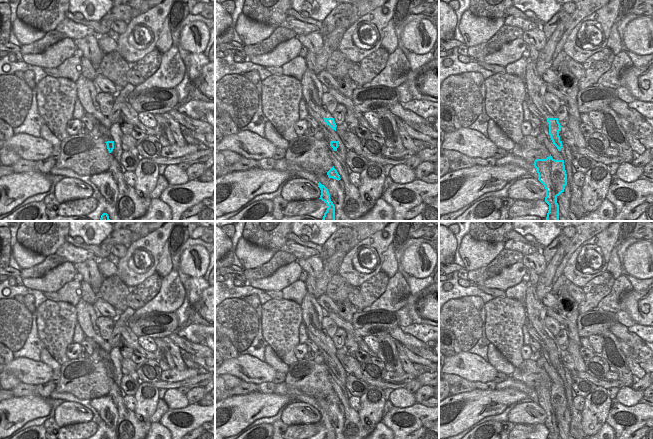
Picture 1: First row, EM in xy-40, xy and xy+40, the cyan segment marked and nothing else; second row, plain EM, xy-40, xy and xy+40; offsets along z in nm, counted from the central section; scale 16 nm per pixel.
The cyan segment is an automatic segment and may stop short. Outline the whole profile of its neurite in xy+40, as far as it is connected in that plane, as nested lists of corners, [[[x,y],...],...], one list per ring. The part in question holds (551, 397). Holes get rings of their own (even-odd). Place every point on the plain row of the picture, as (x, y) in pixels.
[[[550,378],[546,383],[536,383],[533,389],[537,394],[538,404],[546,413],[545,426],[549,429],[547,439],[559,439],[557,421],[567,409],[564,384],[555,384]]]

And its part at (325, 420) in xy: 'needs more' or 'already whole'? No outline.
already whole

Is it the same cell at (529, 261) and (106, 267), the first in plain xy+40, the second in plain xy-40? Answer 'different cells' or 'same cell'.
different cells

